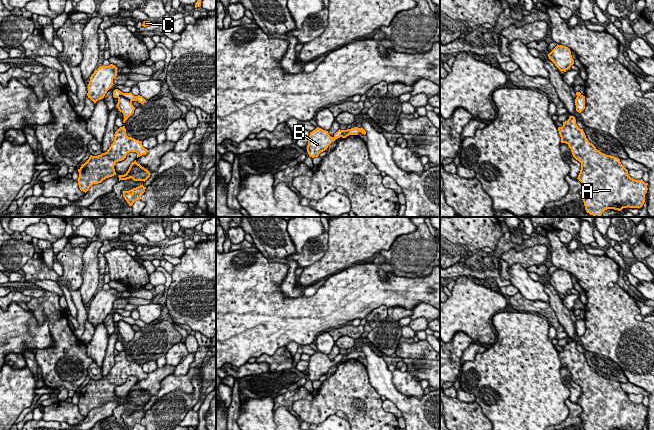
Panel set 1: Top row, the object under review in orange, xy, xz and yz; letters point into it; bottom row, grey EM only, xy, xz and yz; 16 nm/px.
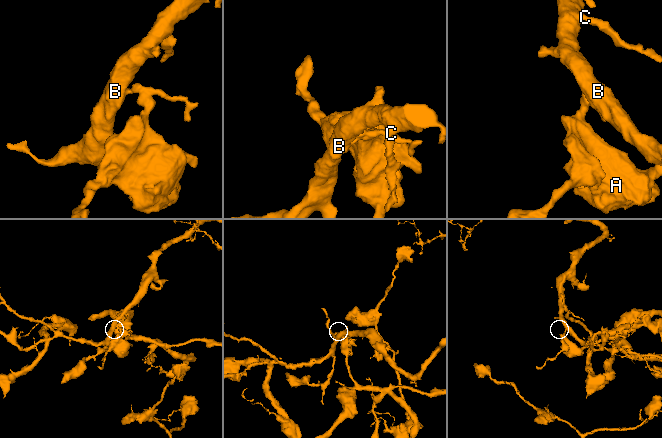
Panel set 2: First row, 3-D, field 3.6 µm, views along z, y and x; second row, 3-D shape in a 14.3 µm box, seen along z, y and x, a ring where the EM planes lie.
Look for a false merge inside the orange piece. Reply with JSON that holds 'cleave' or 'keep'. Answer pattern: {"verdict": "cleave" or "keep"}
{"verdict": "cleave"}

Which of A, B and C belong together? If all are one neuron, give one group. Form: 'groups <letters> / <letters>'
groups A / B C

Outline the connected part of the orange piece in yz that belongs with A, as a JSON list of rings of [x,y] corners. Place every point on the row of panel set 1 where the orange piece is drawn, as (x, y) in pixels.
[[[574,116],[563,122],[562,127],[558,127],[561,143],[566,143],[571,149],[573,157],[581,163],[581,170],[578,180],[583,186],[580,192],[584,202],[585,210],[594,217],[601,217],[607,209],[621,211],[623,208],[641,208],[645,202],[647,185],[642,179],[635,180],[628,174],[628,170],[621,164],[620,159],[611,155],[606,155],[588,141],[583,129],[576,124]]]

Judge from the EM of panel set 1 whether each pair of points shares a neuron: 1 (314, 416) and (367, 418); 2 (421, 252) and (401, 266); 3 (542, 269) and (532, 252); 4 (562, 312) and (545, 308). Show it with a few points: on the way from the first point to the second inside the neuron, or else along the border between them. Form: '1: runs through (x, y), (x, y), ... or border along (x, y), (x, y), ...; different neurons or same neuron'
1: runs through (327, 405), (350, 405), (354, 409); same neuron
2: runs through (416, 254), (406, 261); same neuron
3: border along (548, 260), (526, 268); different neurons
4: border along (548, 303), (559, 323), (565, 329); different neurons

